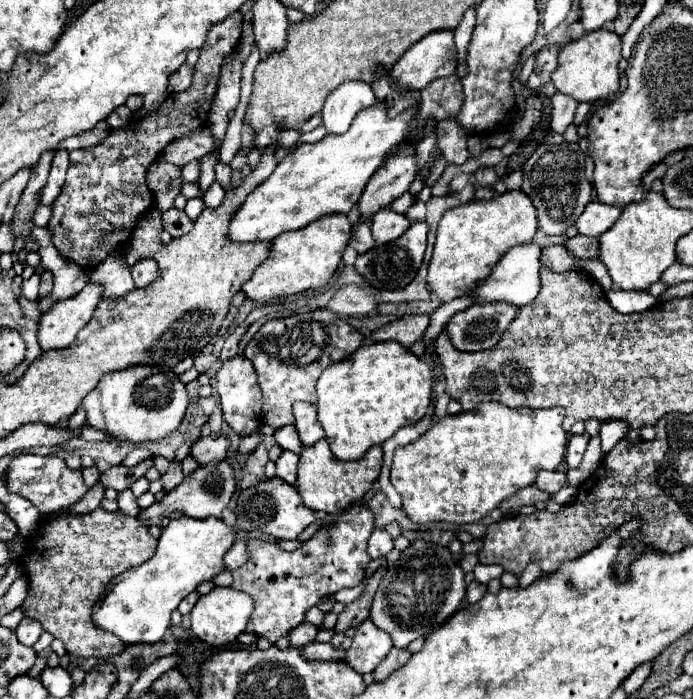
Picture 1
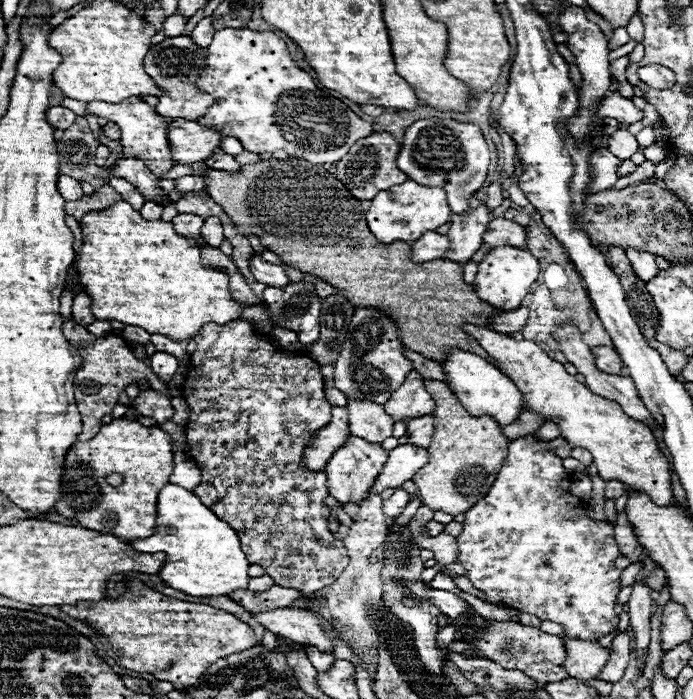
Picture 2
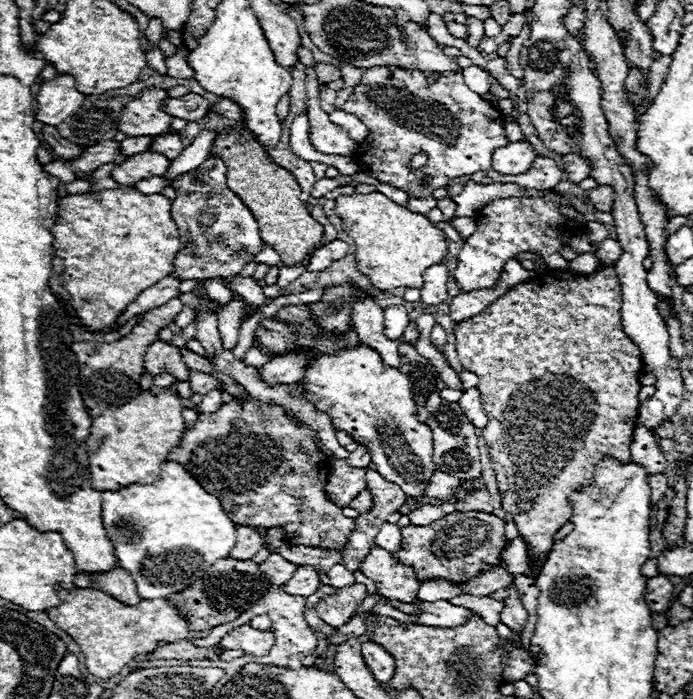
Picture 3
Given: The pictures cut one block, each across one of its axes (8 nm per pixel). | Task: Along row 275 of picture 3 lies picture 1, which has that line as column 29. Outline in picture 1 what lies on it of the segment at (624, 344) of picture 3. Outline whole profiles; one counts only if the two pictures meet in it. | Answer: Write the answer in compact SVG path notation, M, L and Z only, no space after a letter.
M96 508L84 516L62 516L48 524L40 524L34 536L28 536L24 558L26 578L30 582L28 596L22 604L26 616L38 620L46 632L64 642L70 656L76 658L108 658L120 654L124 644L116 636L96 632L90 622L92 606L104 594L108 582L152 558L158 540L136 524L134 518L118 512Z

